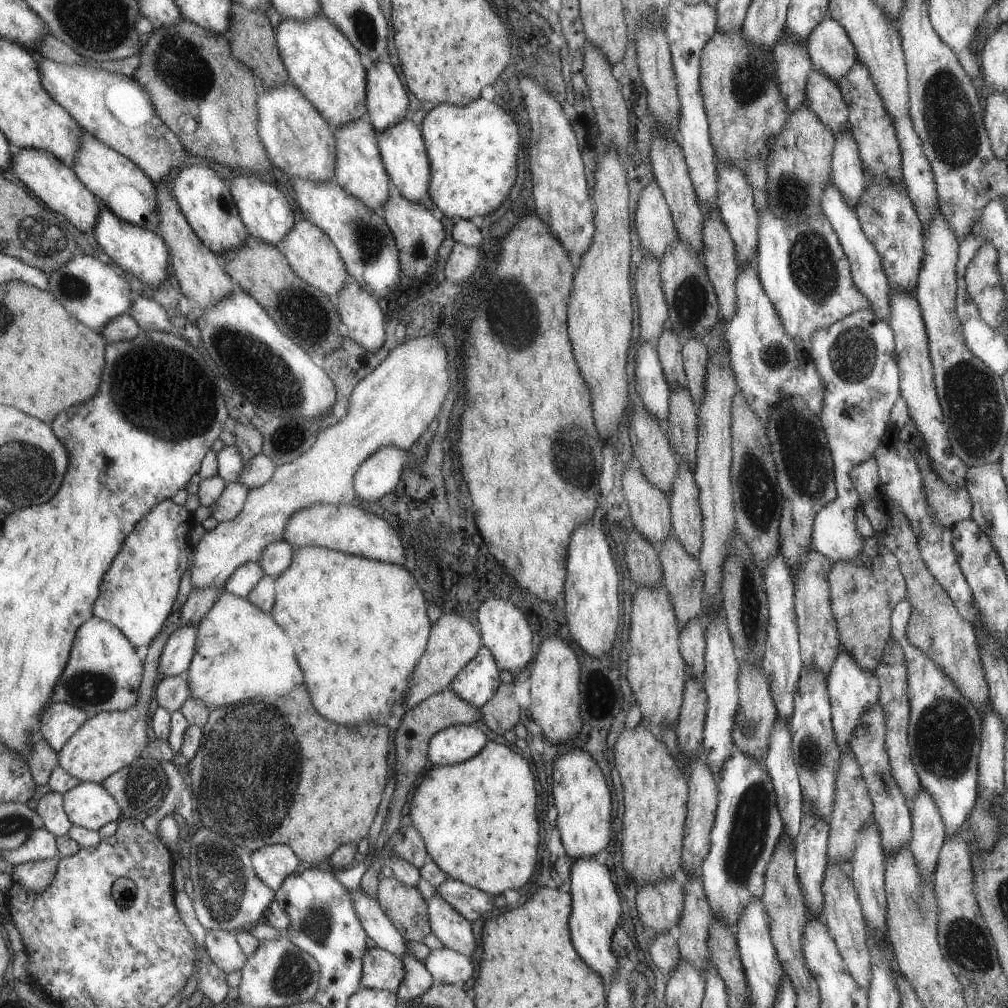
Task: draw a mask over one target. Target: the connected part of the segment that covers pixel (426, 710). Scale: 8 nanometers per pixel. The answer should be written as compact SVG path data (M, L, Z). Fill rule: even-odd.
M445 688L440 693L429 696L412 710L407 710L404 717L400 719L399 727L393 732L393 746L395 746L395 790L391 800L395 802L409 802L409 798L415 792L416 784L420 775L428 767L425 752L428 752L429 740L439 731L451 725L467 725L475 723L478 720L480 711L473 704L465 702L453 693L451 688ZM478 716L478 717L477 717Z

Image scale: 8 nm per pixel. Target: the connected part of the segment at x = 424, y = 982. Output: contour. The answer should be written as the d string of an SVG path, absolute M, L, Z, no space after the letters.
M409 952L400 958L405 966L405 976L395 992L396 1000L397 1002L409 1002L413 998L419 998L421 994L425 994L425 990L431 988L432 976L429 975L423 962L416 960Z

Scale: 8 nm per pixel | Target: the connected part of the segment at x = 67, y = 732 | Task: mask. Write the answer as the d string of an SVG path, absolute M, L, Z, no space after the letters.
M53 702L41 718L39 737L42 737L50 748L59 754L73 734L76 734L90 717L79 706L67 702Z

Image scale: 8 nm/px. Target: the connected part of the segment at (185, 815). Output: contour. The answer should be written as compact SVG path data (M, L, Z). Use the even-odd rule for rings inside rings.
M159 762L165 777L167 778L168 790L163 796L159 807L148 814L148 816L141 821L143 828L150 834L157 835L157 822L167 815L174 814L174 820L177 828L180 830L186 825L185 820L189 822L191 814L193 814L193 802L189 793L189 788L185 786L183 778L179 772L173 767L172 762Z

